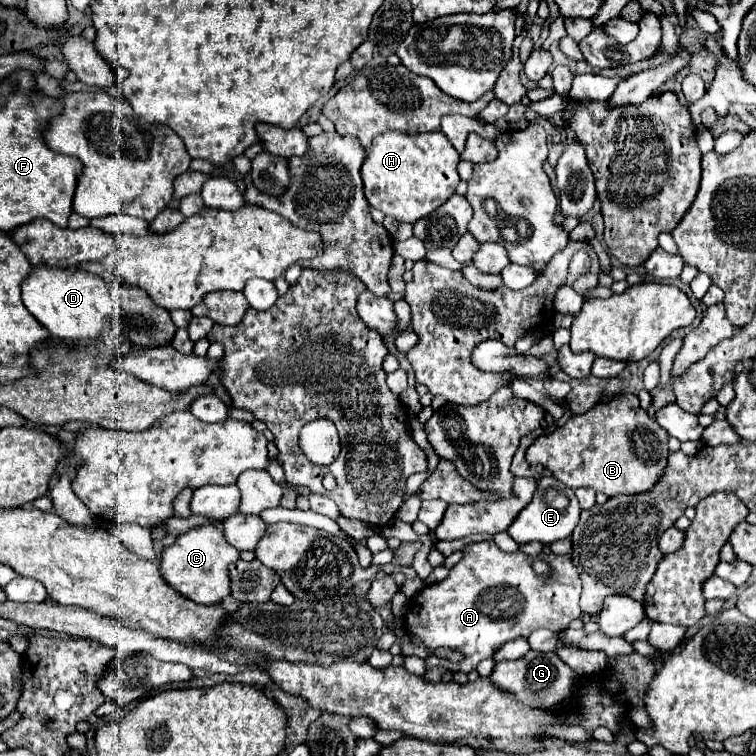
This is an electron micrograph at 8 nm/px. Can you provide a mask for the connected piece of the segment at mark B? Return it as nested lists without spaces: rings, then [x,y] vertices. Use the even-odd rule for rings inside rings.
[[[621,393],[587,413],[573,415],[551,435],[537,437],[525,451],[527,463],[545,465],[567,487],[591,487],[607,497],[653,489],[667,465],[667,455],[665,429],[639,407],[639,399],[633,393]]]

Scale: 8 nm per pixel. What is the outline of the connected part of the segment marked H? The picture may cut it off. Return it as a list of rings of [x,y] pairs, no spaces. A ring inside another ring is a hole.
[[[441,131],[423,135],[381,133],[367,149],[367,157],[361,167],[365,197],[369,205],[377,207],[385,215],[403,223],[415,223],[433,213],[455,193],[459,185],[457,163],[459,153],[449,145]]]

